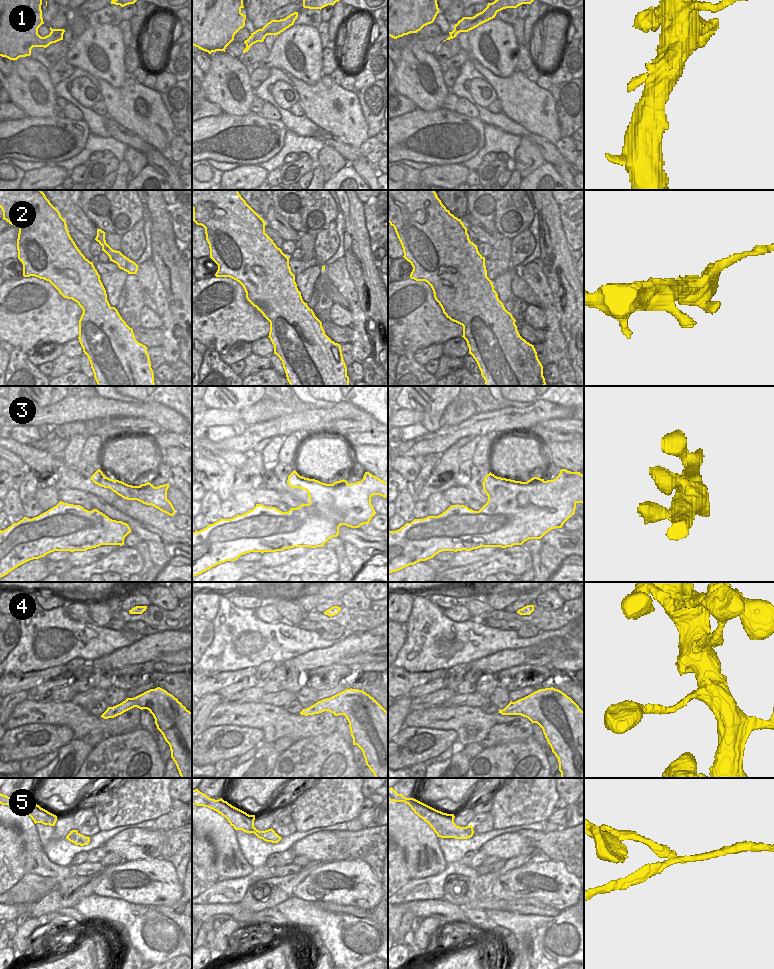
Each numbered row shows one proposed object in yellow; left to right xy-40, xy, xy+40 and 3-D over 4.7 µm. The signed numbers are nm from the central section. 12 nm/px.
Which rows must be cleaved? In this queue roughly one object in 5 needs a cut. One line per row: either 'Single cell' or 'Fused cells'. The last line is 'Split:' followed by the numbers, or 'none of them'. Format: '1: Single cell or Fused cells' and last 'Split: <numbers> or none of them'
1: Single cell
2: Single cell
3: Single cell
4: Single cell
5: Fused cells
Split: 5

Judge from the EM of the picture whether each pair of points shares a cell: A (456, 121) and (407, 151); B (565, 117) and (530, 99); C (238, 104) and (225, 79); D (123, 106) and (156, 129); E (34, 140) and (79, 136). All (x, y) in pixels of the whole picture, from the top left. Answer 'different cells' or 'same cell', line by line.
A: same cell
B: different cells
C: same cell
D: same cell
E: same cell

